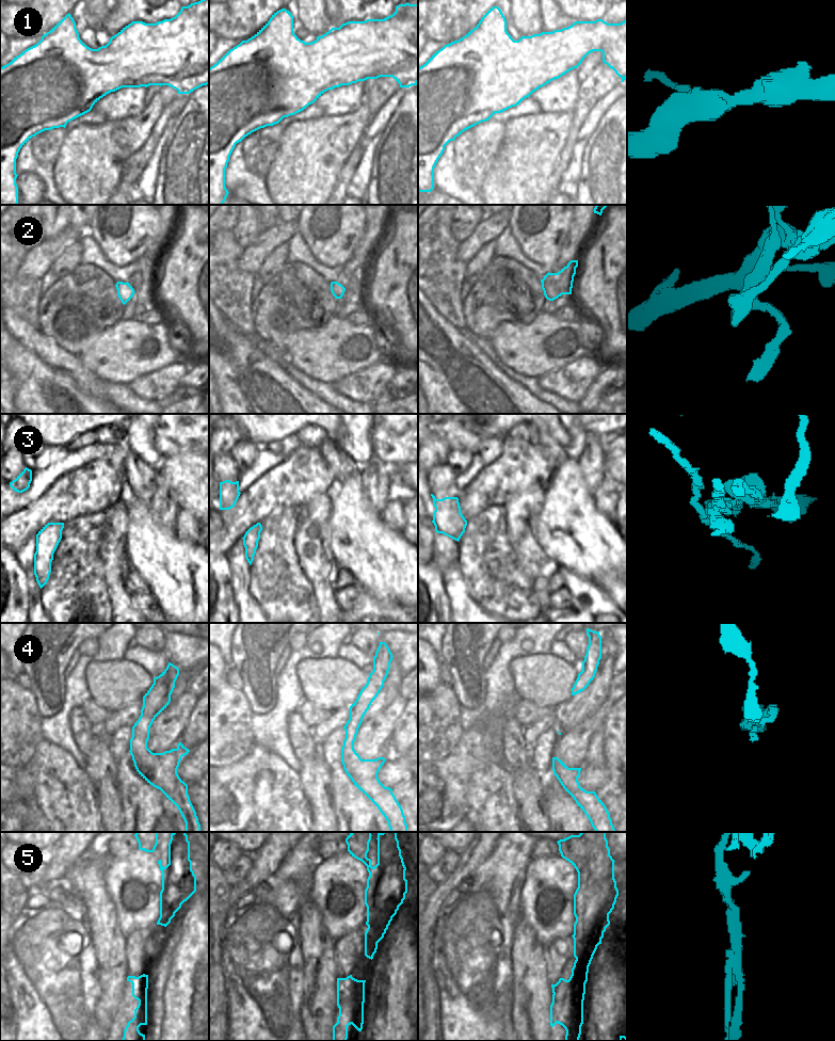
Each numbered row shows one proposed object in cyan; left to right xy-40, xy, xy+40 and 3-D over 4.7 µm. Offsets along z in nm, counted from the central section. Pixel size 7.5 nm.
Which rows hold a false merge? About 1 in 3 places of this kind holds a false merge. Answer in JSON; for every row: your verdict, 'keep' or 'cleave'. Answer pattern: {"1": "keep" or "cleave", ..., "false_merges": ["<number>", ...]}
{"1": "keep", "2": "cleave", "3": "cleave", "4": "cleave", "5": "cleave", "false_merges": ["2", "3", "4", "5"]}

